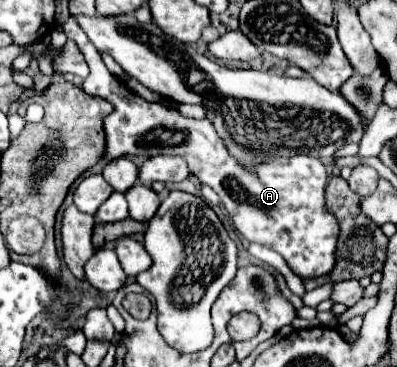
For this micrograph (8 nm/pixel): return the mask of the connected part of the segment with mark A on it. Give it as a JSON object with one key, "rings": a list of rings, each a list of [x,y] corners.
{"rings":[[[68,19],[64,33],[72,39],[88,64],[89,75],[84,79],[82,89],[90,95],[104,97],[114,105],[114,111],[106,117],[106,155],[104,159],[118,159],[122,155],[134,157],[154,157],[154,155],[178,155],[186,159],[190,173],[204,185],[212,187],[226,211],[232,215],[234,227],[250,243],[266,245],[278,251],[288,267],[300,279],[314,279],[328,275],[336,265],[336,245],[340,235],[338,219],[326,209],[326,167],[320,159],[310,155],[294,157],[274,157],[272,161],[256,165],[252,173],[236,157],[230,155],[222,137],[218,137],[212,121],[192,119],[182,113],[180,127],[176,129],[176,111],[164,107],[162,103],[150,103],[134,95],[124,81],[110,75],[100,53],[94,49],[86,33],[76,25],[74,19]]]}

